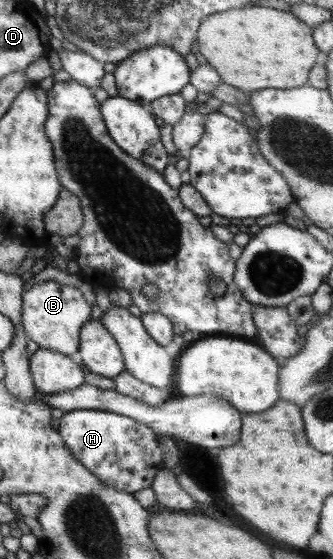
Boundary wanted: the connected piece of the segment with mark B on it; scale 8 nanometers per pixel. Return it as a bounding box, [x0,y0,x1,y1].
[20,280,90,358]

